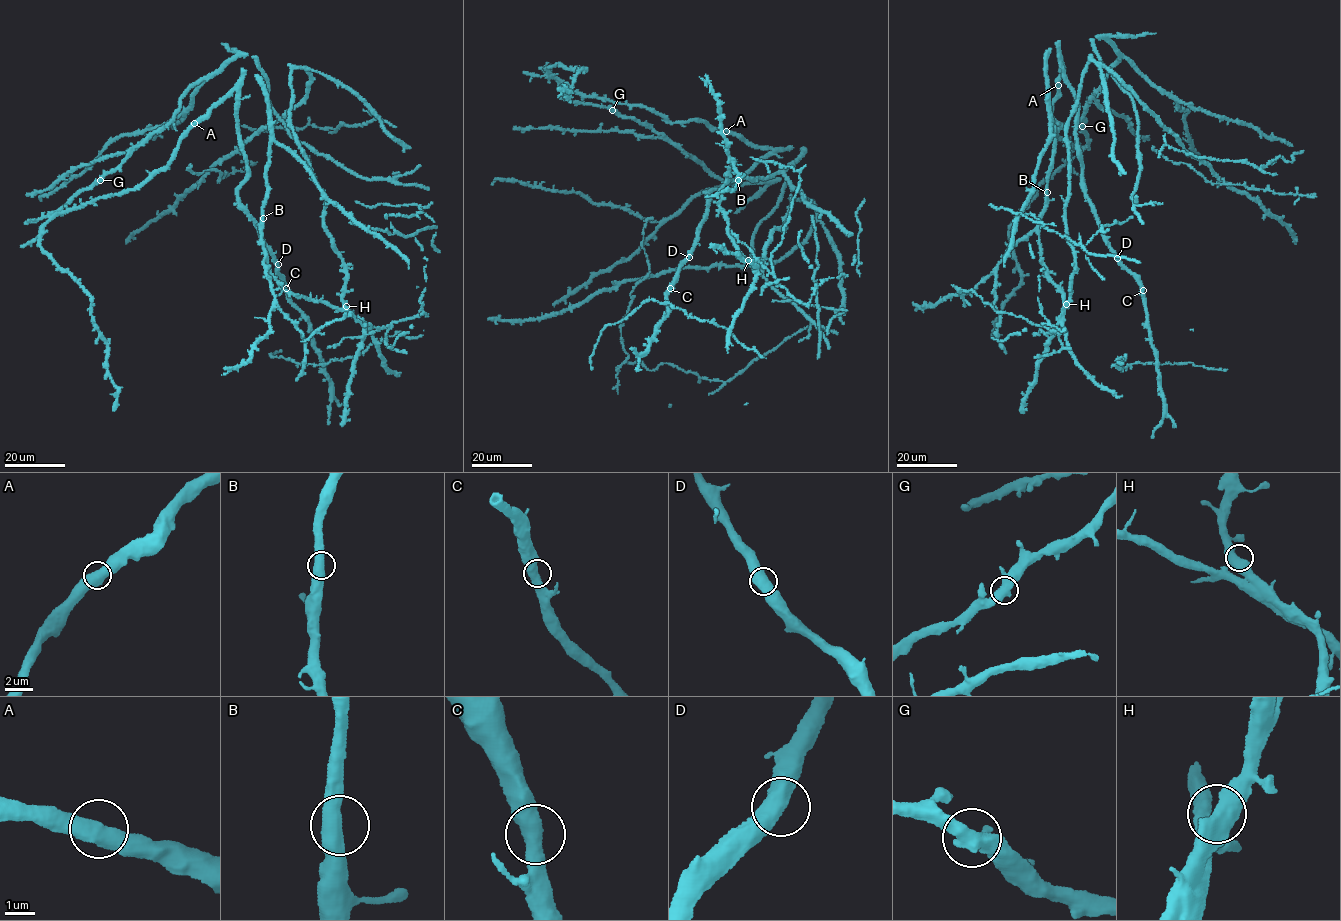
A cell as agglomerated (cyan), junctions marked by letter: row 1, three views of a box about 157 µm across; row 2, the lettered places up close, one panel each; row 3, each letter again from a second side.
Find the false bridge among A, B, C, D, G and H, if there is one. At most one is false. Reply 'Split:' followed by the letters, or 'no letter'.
Split: no letter

